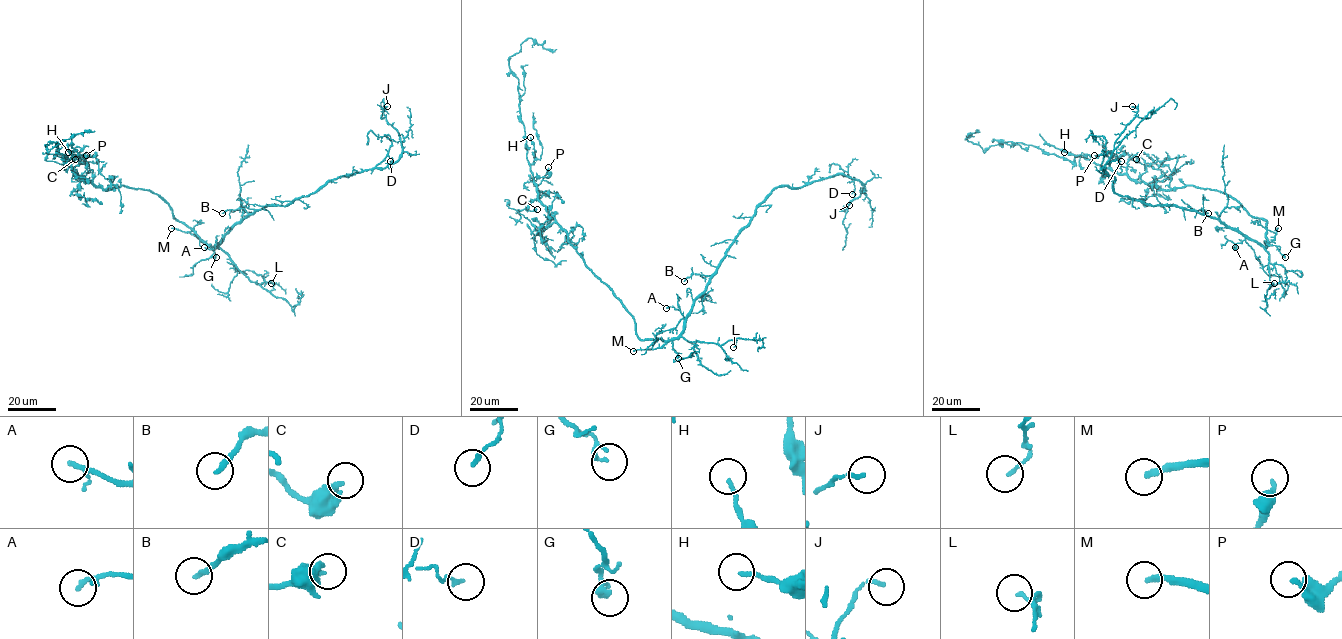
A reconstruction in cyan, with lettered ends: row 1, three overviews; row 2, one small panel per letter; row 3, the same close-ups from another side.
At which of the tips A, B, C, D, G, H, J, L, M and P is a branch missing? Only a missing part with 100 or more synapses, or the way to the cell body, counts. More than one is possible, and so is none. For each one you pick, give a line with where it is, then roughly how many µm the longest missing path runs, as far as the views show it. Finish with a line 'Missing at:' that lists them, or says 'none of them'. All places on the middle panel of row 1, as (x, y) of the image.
M: (633, 351) | 70 µm
Missing at: M

